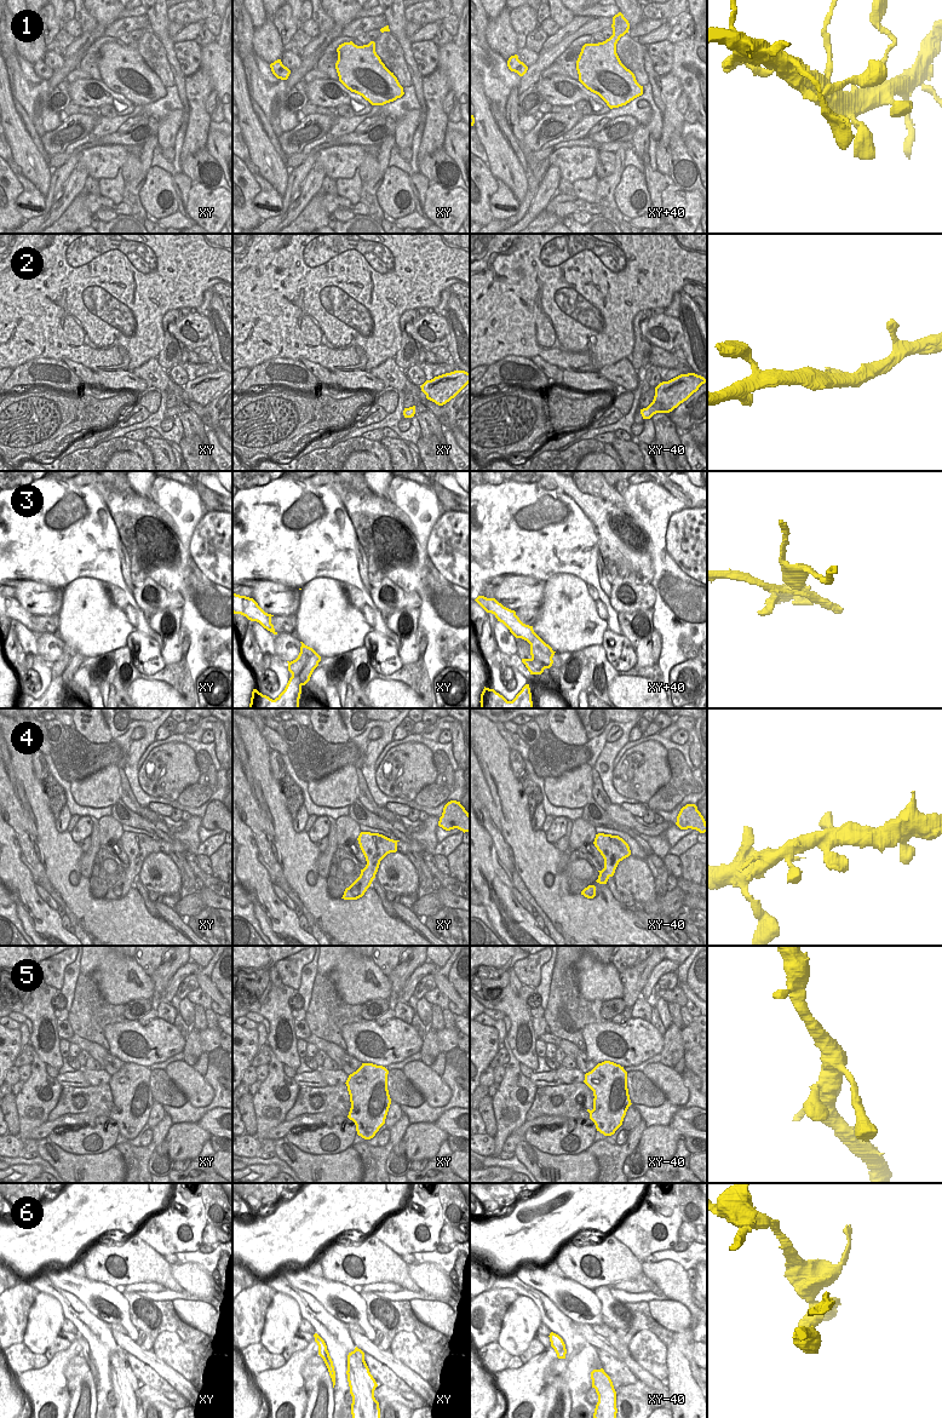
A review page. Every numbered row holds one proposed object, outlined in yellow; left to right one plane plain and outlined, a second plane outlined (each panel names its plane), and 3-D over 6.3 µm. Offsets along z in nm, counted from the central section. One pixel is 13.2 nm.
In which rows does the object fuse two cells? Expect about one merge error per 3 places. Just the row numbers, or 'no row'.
1, 3

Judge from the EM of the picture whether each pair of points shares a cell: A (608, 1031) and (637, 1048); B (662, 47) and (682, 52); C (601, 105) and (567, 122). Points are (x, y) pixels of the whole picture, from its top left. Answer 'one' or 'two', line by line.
A: one
B: two
C: two

